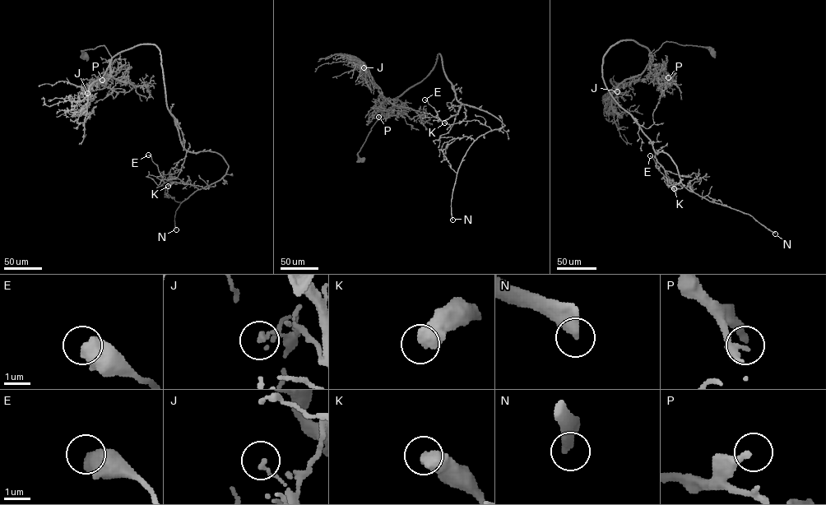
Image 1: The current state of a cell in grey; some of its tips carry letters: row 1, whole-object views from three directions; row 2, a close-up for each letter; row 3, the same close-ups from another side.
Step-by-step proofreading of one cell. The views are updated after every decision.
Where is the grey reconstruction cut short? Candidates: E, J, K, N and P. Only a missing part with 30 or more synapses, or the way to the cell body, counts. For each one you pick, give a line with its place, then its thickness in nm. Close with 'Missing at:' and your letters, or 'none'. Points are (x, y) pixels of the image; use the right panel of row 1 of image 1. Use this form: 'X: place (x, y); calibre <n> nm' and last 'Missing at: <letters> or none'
N: place (775, 233); calibre 480 nm
P: place (668, 77); calibre 280 nm
Missing at: N, P

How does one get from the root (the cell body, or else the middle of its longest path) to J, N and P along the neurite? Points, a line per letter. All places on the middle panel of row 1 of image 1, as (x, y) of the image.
J: (363, 160), (357, 154), (387, 102), (366, 67), (364, 67)
N: (363, 160), (357, 154), (387, 102), (423, 80), (439, 53), (457, 100), (504, 125), (466, 151), (452, 220)
P: (363, 160), (357, 154), (385, 107), (387, 99), (378, 108), (378, 117)

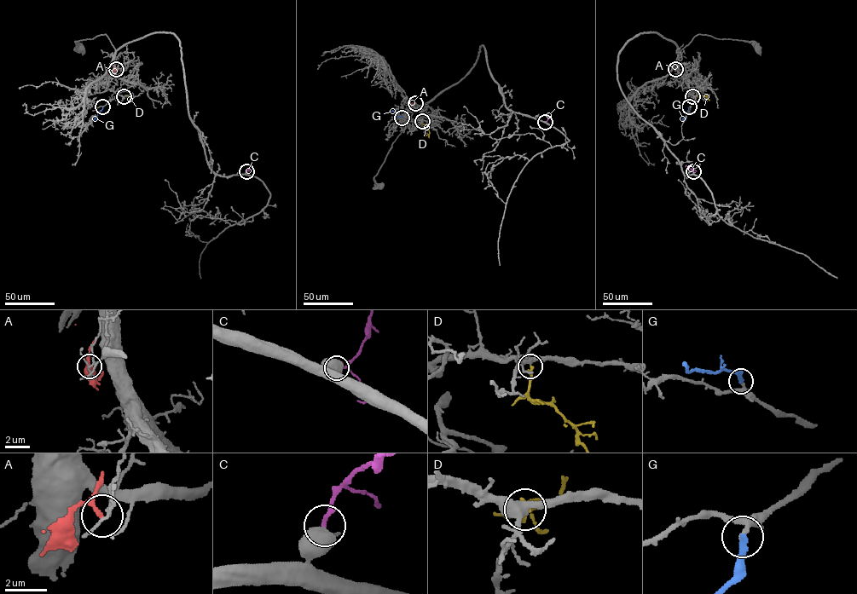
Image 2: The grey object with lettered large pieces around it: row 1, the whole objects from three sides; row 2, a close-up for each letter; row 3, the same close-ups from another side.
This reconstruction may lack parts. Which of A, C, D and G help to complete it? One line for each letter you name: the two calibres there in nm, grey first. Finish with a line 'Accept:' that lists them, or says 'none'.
D: Thickness 400 nm (grey) against 240 nm
G: Thickness 190 nm (grey) against 280 nm
Accept: D, G

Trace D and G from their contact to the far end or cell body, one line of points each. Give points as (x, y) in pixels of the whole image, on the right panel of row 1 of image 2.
D: (693, 96), (706, 96), (709, 100)
G: (689, 106), (683, 120)

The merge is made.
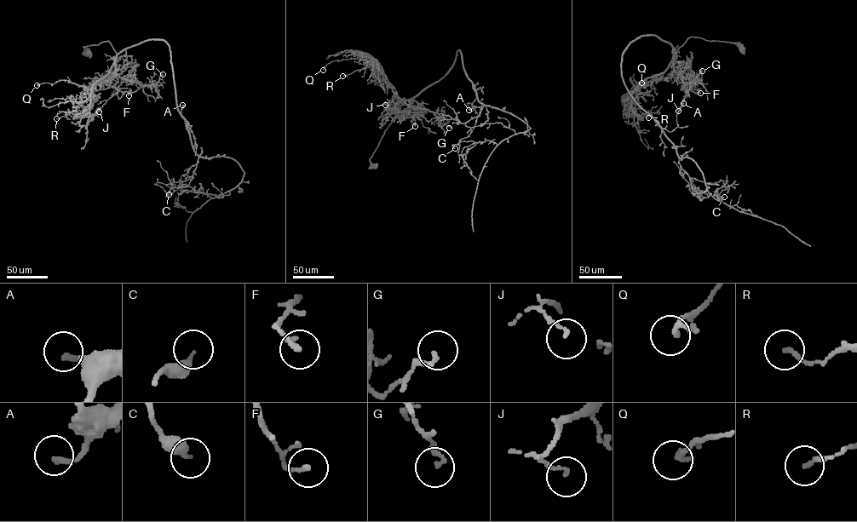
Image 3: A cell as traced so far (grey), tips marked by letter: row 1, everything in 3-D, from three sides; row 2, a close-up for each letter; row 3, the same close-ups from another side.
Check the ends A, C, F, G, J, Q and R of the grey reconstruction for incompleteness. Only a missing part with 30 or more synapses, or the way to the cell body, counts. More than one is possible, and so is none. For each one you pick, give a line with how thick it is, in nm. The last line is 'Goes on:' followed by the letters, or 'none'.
Goes on: none

